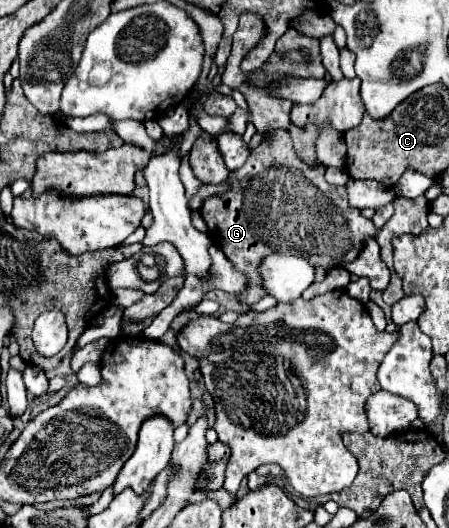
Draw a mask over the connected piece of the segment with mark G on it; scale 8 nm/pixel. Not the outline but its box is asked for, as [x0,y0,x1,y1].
[201,131,377,305]

